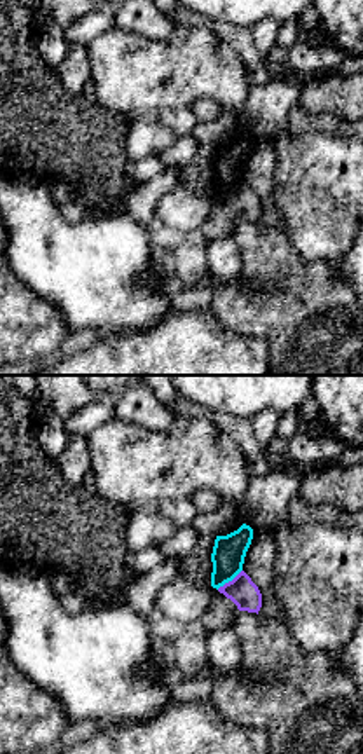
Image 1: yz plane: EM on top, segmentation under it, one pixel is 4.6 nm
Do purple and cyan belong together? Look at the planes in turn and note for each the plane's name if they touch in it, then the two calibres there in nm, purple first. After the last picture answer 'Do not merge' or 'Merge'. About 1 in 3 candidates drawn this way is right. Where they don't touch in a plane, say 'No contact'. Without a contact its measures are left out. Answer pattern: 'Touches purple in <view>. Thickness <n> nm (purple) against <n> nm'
Touches purple in yz. Thickness 140 nm (purple) against 150 nm

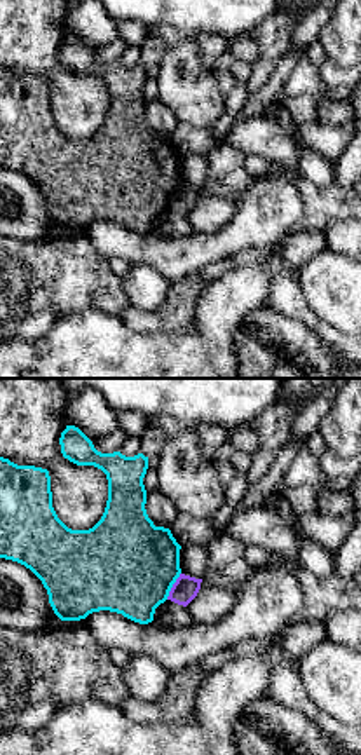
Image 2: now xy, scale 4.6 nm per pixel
Touches purple in xy. Thickness 120 nm (purple) against 460 nm

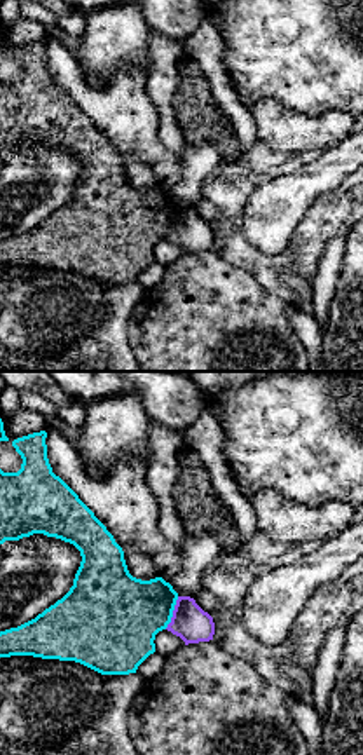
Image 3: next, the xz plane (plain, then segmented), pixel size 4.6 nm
Touches purple in xz. Thickness 170 nm (purple) against 380 nm

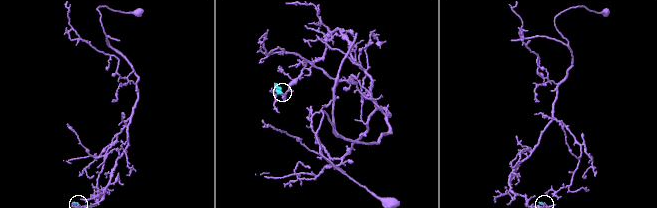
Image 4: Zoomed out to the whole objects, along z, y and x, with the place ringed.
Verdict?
Do not merge

